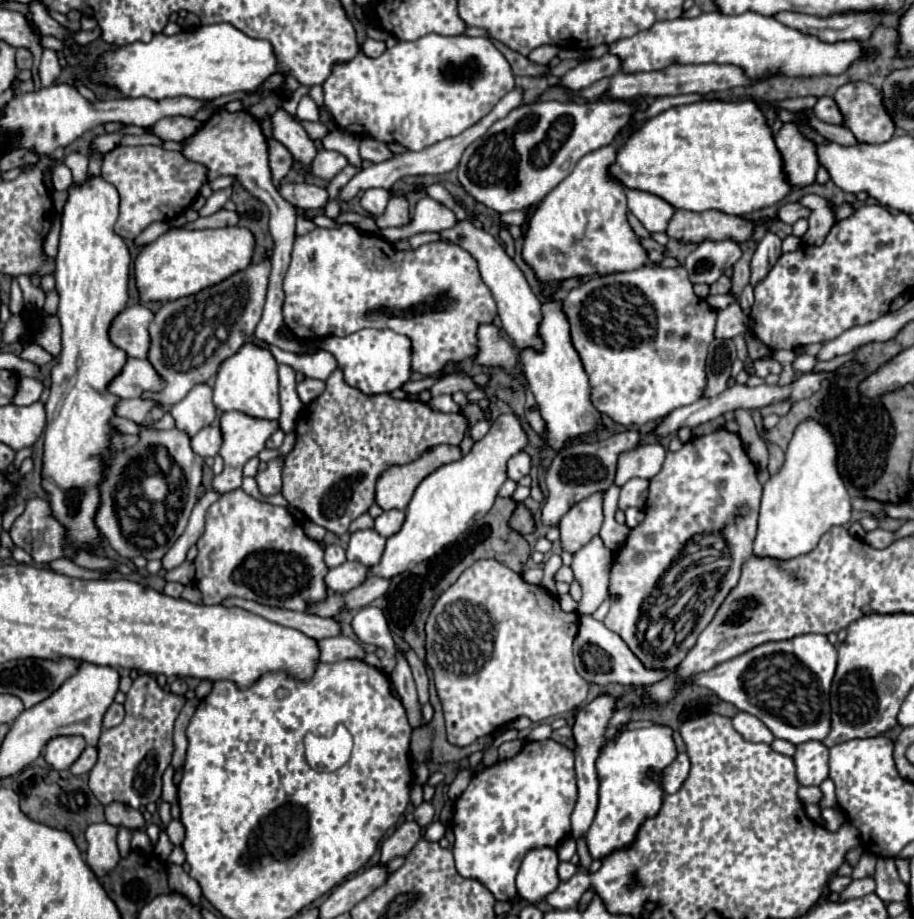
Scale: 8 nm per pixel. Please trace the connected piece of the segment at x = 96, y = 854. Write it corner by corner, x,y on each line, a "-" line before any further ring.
96,823
90,825
84,835
88,841
86,863
96,877
104,877
120,861
116,847
116,827
110,823

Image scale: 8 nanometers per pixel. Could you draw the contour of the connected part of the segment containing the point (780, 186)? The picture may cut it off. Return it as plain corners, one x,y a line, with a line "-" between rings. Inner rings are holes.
700,101
672,107
648,119
616,149
610,177
628,189
658,195
672,207
694,213
716,209
728,215
746,215
762,207
778,205
792,191
782,171
782,157
774,145
772,129
766,125
764,113
754,101

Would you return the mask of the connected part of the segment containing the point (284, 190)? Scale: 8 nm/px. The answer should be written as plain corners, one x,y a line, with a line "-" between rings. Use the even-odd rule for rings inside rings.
284,183
278,187
278,193
288,203
292,203
294,207
300,207
304,211
324,207
328,203
326,189
320,189
320,187
308,185
308,183

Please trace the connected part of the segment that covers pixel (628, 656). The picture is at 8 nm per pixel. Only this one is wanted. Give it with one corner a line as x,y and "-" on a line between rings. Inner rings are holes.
580,617
578,635
574,639
574,665
580,677
584,677
588,683
622,683
622,685
640,685
648,687
662,679
666,679
676,669
648,669
644,663
626,647
626,643
614,635
614,631
606,629
602,621
596,621
594,617

